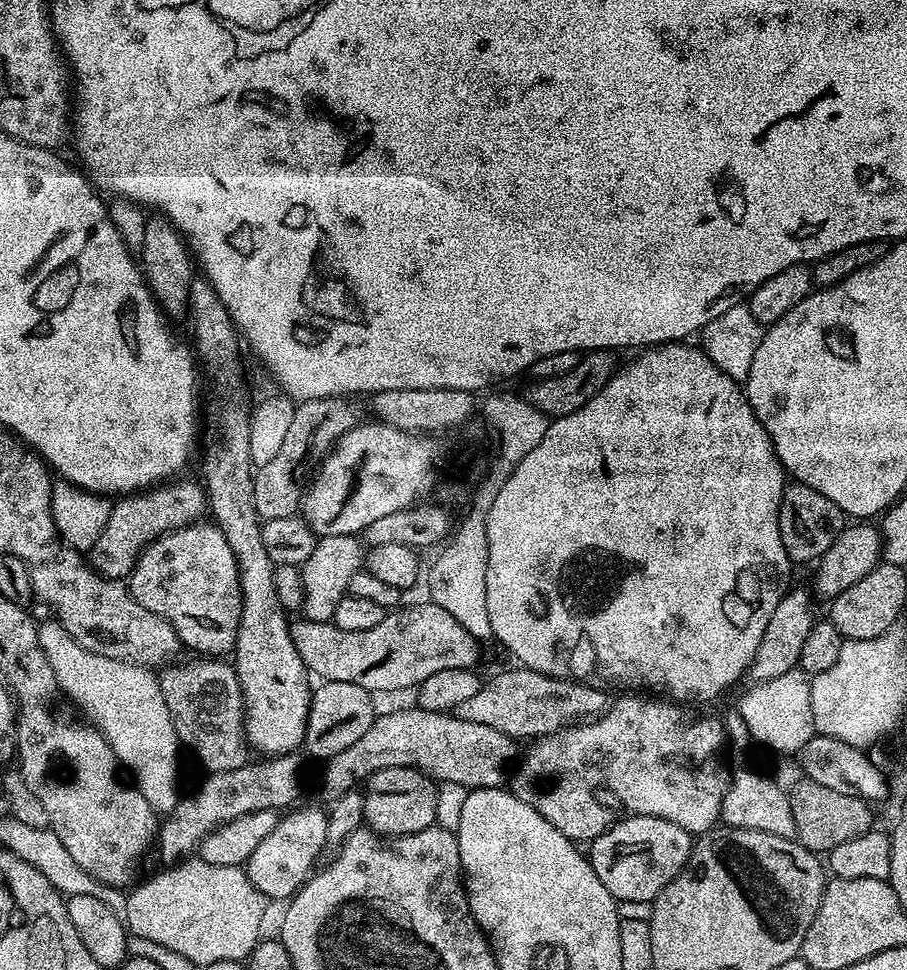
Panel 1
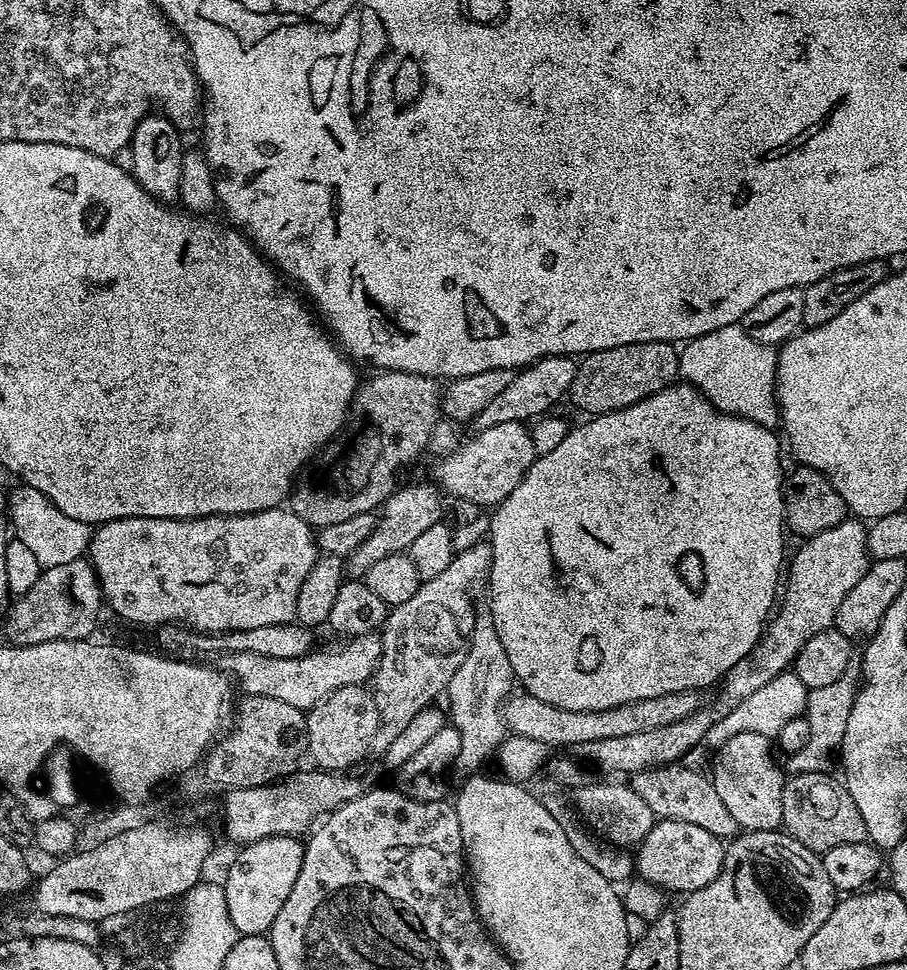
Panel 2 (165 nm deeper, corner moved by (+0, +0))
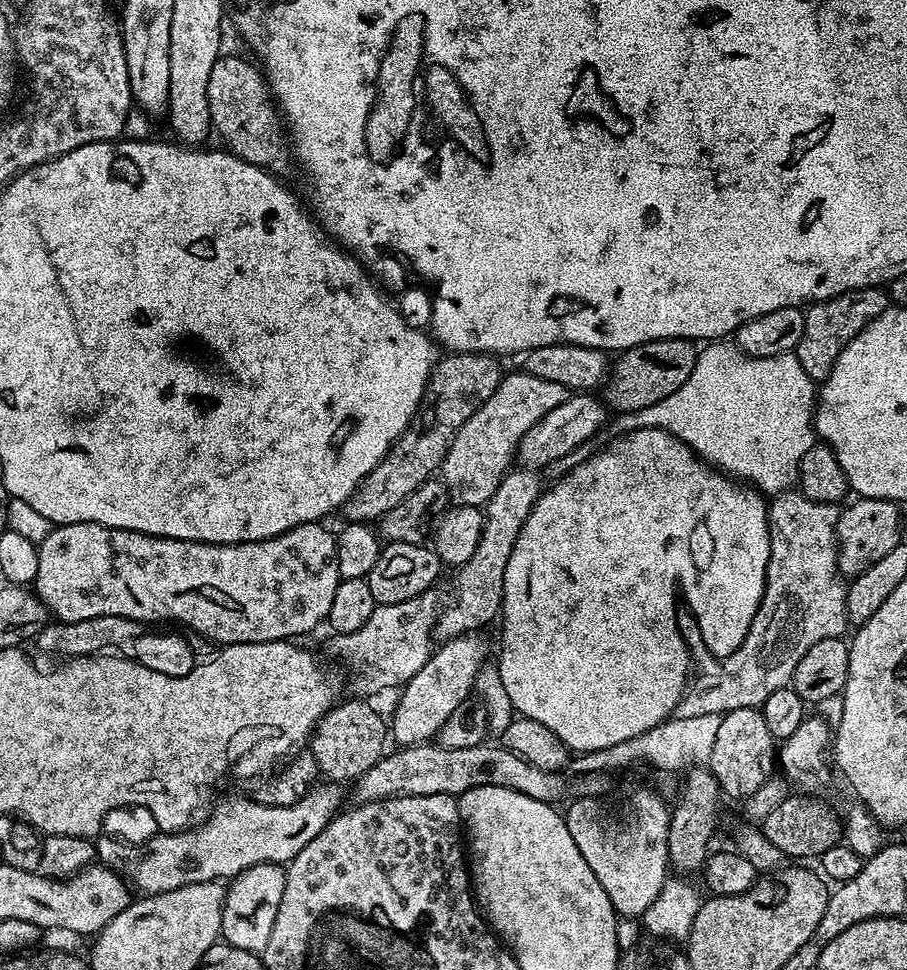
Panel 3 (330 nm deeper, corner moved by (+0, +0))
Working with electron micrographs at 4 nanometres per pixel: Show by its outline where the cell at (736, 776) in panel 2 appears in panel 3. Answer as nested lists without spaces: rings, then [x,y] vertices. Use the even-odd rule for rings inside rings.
[[[760,708],[730,710],[721,716],[720,722],[713,752],[706,761],[707,767],[720,784],[720,791],[725,797],[747,798],[773,775],[774,741],[770,729],[766,727],[766,718]]]

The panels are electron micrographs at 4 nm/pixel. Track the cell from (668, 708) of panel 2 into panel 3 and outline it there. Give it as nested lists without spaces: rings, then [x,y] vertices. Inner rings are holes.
[[[789,490],[773,495],[768,504],[768,533],[770,534],[770,558],[766,566],[766,578],[764,579],[764,597],[758,606],[758,610],[754,614],[754,622],[750,622],[750,630],[746,634],[746,638],[742,642],[742,646],[738,646],[738,650],[734,650],[734,654],[723,657],[719,661],[720,664],[713,672],[704,672],[700,677],[693,679],[691,683],[685,687],[684,692],[680,695],[680,701],[676,707],[674,716],[680,718],[701,717],[704,714],[718,714],[723,716],[730,710],[742,710],[743,708],[760,708],[766,702],[766,698],[770,698],[775,692],[783,692],[792,683],[792,675],[794,674],[794,666],[798,666],[798,661],[802,658],[802,654],[806,654],[806,650],[810,650],[810,646],[814,646],[814,642],[822,642],[822,638],[834,638],[835,636],[843,637],[844,631],[850,628],[848,615],[846,614],[846,580],[840,575],[840,567],[836,565],[836,554],[838,551],[838,541],[836,539],[836,527],[838,526],[838,518],[841,509],[835,504],[827,504],[826,502],[814,502],[810,498],[806,498],[798,490]]]

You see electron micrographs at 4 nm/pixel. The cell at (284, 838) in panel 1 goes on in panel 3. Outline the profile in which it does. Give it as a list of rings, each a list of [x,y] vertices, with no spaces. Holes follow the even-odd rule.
[[[279,864],[250,866],[250,870],[242,870],[242,874],[233,876],[222,906],[220,935],[223,943],[238,946],[238,950],[263,953],[266,942],[270,942],[270,930],[274,930],[274,918],[278,918],[282,890],[286,890],[286,871]]]

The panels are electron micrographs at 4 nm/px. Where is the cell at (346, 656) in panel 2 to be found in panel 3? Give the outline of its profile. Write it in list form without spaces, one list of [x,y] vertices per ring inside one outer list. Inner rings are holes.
[[[436,590],[406,598],[406,602],[377,604],[370,622],[354,630],[354,634],[333,635],[332,648],[336,656],[352,671],[352,692],[356,698],[372,698],[383,688],[396,688],[407,684],[432,657],[436,620],[440,617],[442,599]]]

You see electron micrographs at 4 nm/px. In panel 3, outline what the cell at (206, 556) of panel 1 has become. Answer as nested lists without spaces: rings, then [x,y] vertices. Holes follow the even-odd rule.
[[[78,522],[77,524],[61,524],[53,527],[47,538],[38,546],[38,574],[34,581],[36,597],[45,604],[49,613],[60,622],[82,622],[86,618],[102,618],[103,616],[117,616],[118,618],[134,618],[145,622],[156,620],[177,620],[185,629],[191,630],[197,636],[203,636],[209,642],[227,646],[230,644],[253,644],[254,642],[270,642],[271,640],[292,640],[304,636],[315,630],[319,624],[323,625],[330,614],[330,605],[334,603],[334,594],[340,585],[340,571],[338,570],[338,550],[336,549],[336,532],[323,528],[323,523],[299,524],[274,538],[266,538],[258,542],[245,544],[203,544],[189,540],[175,540],[151,536],[141,532],[131,532],[121,528],[107,528],[101,524]]]

